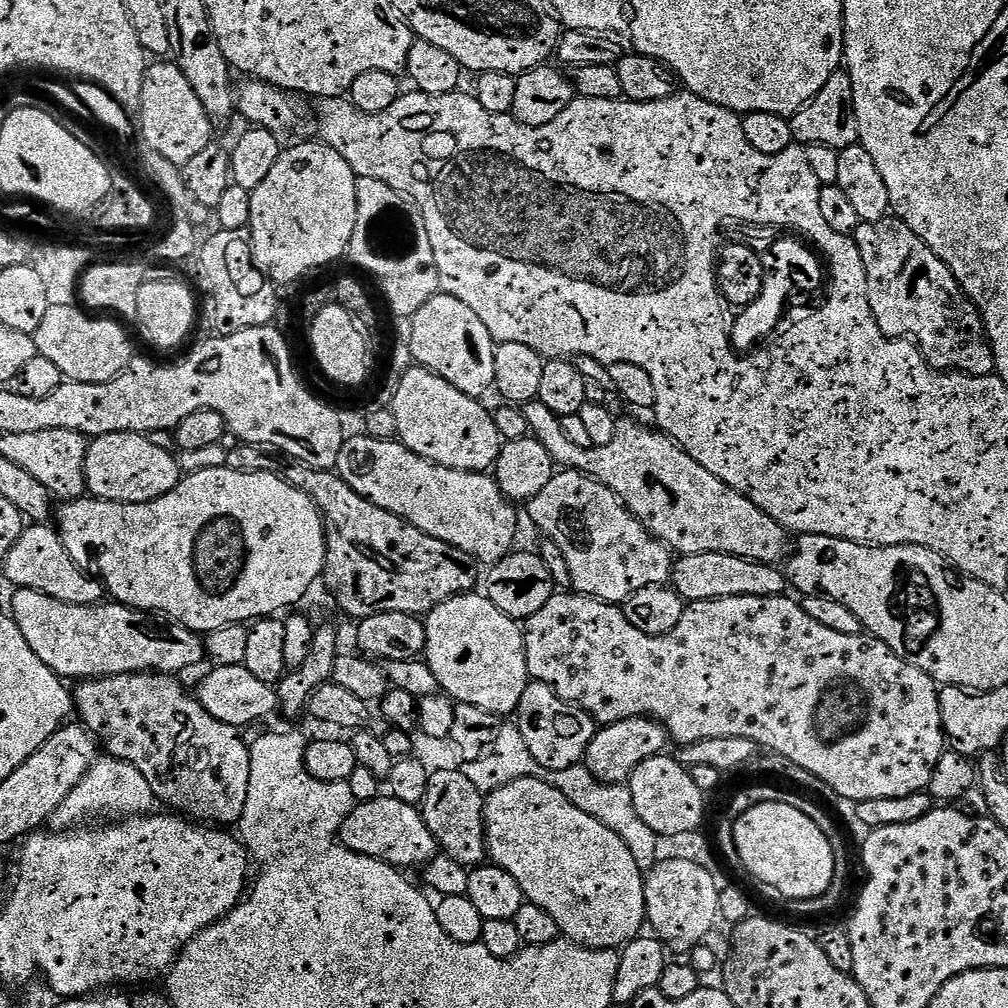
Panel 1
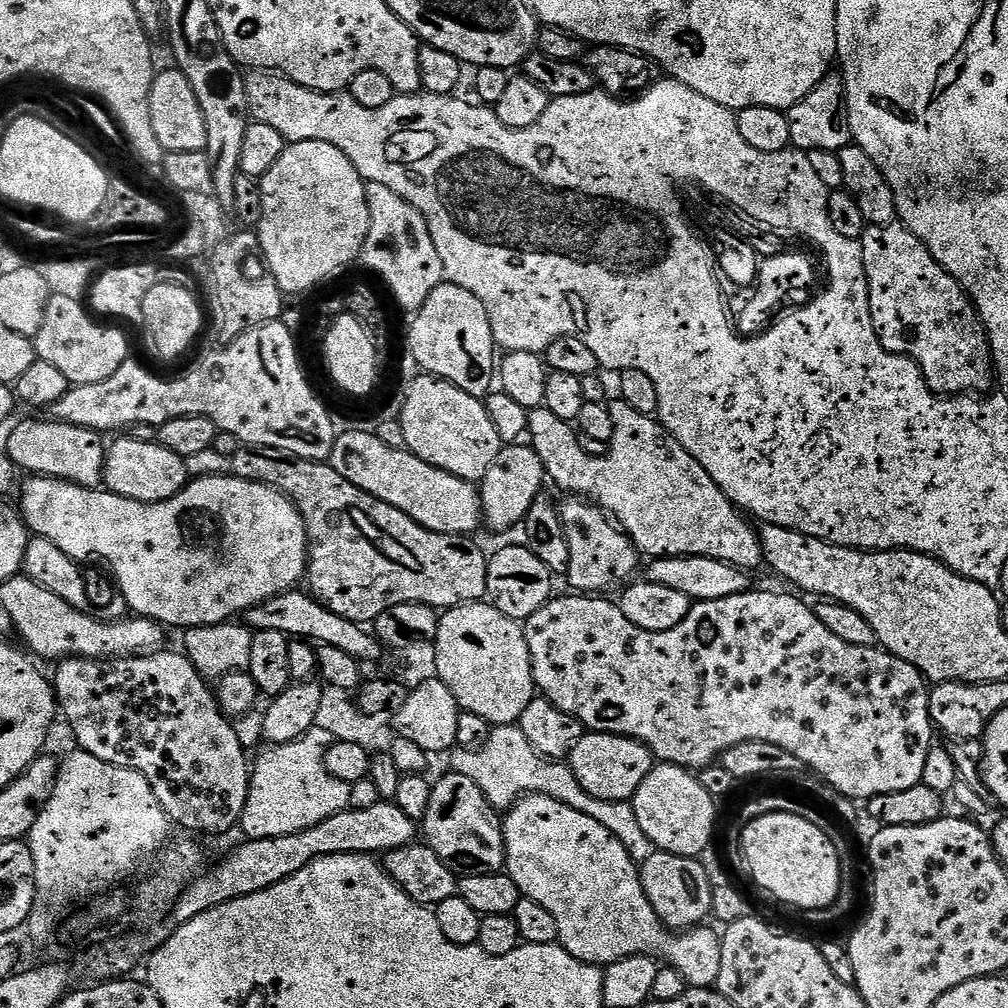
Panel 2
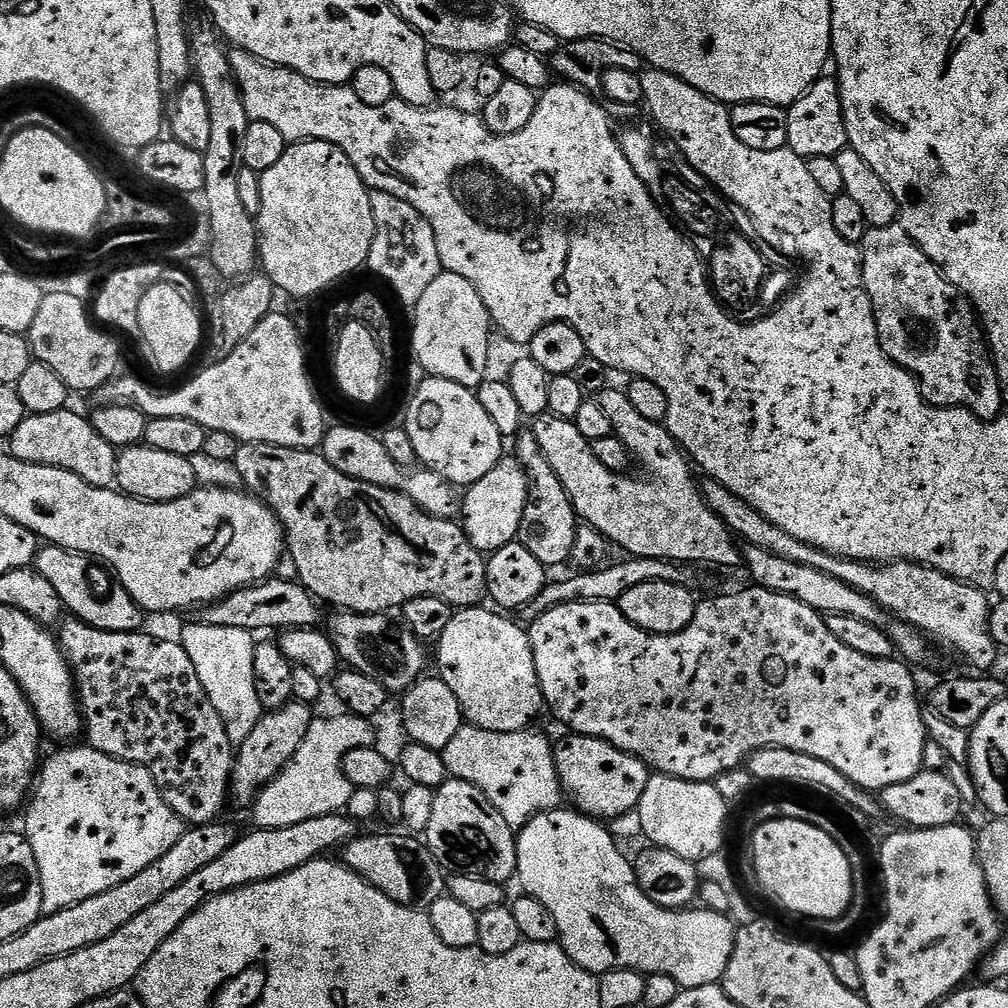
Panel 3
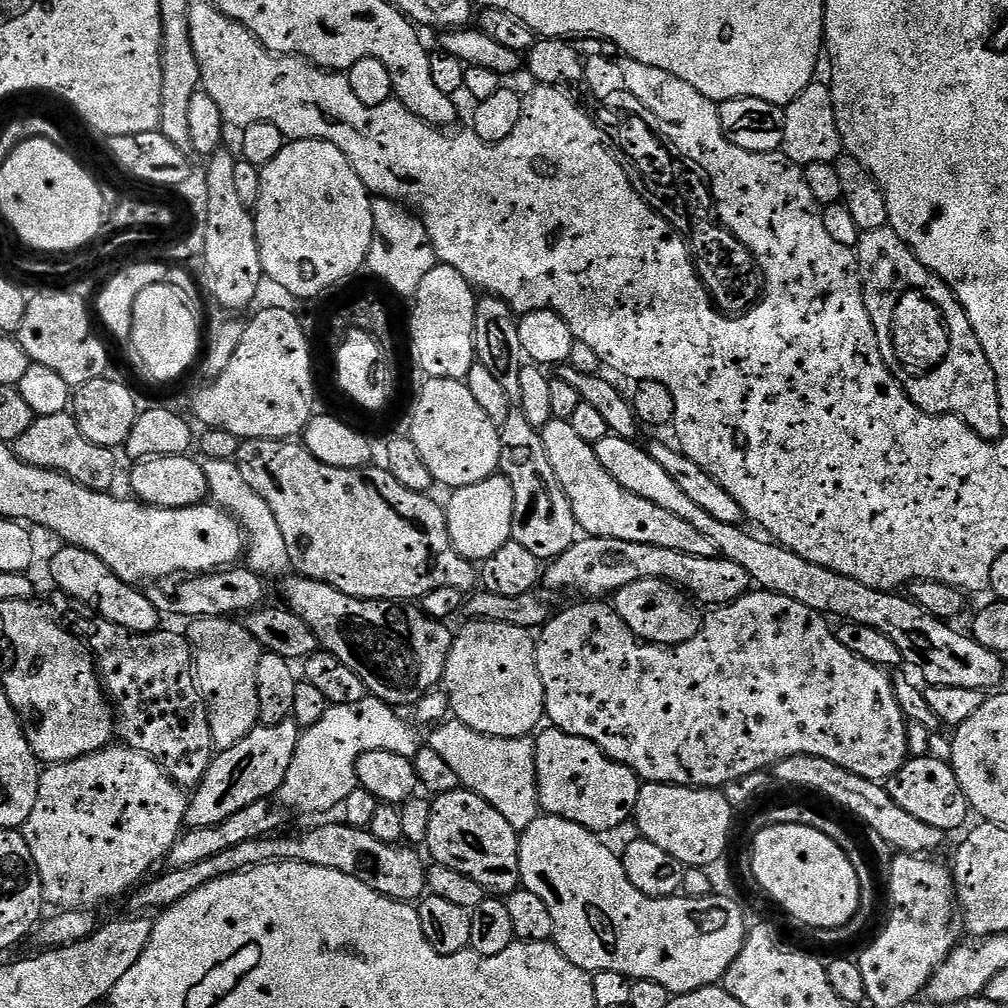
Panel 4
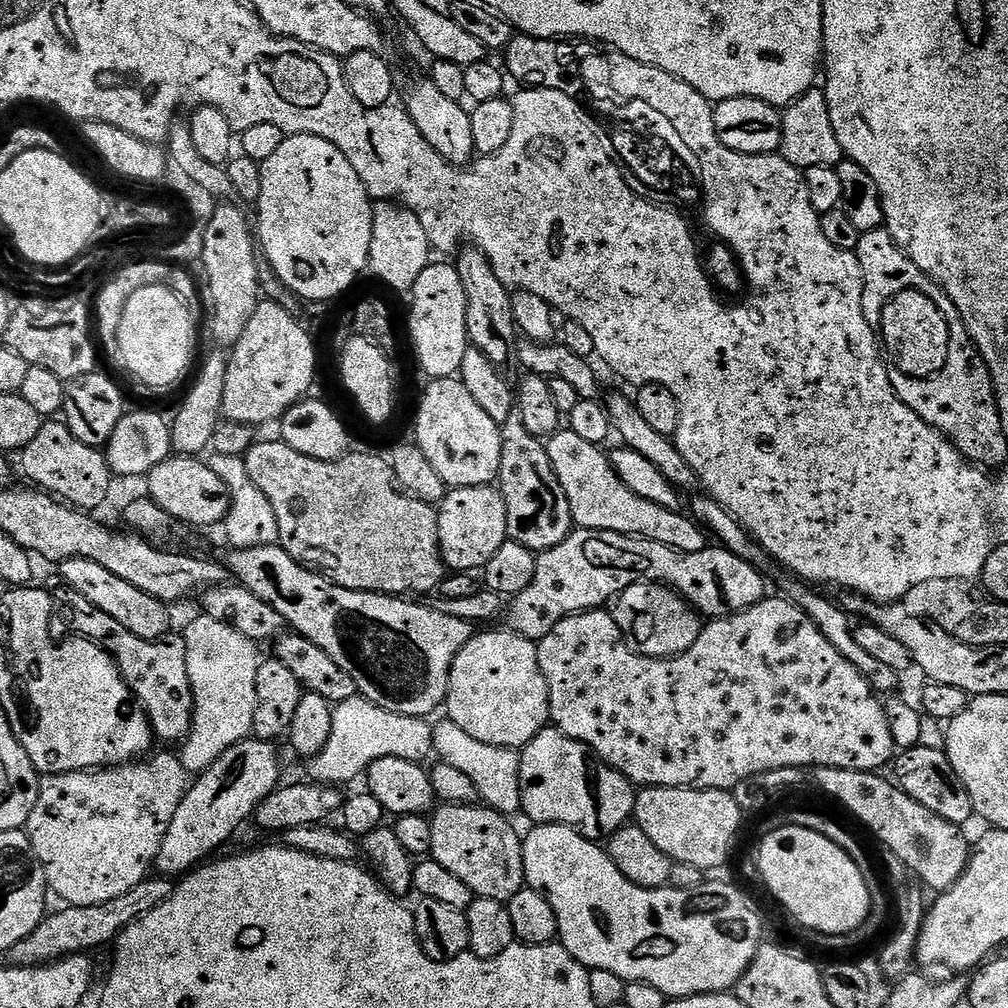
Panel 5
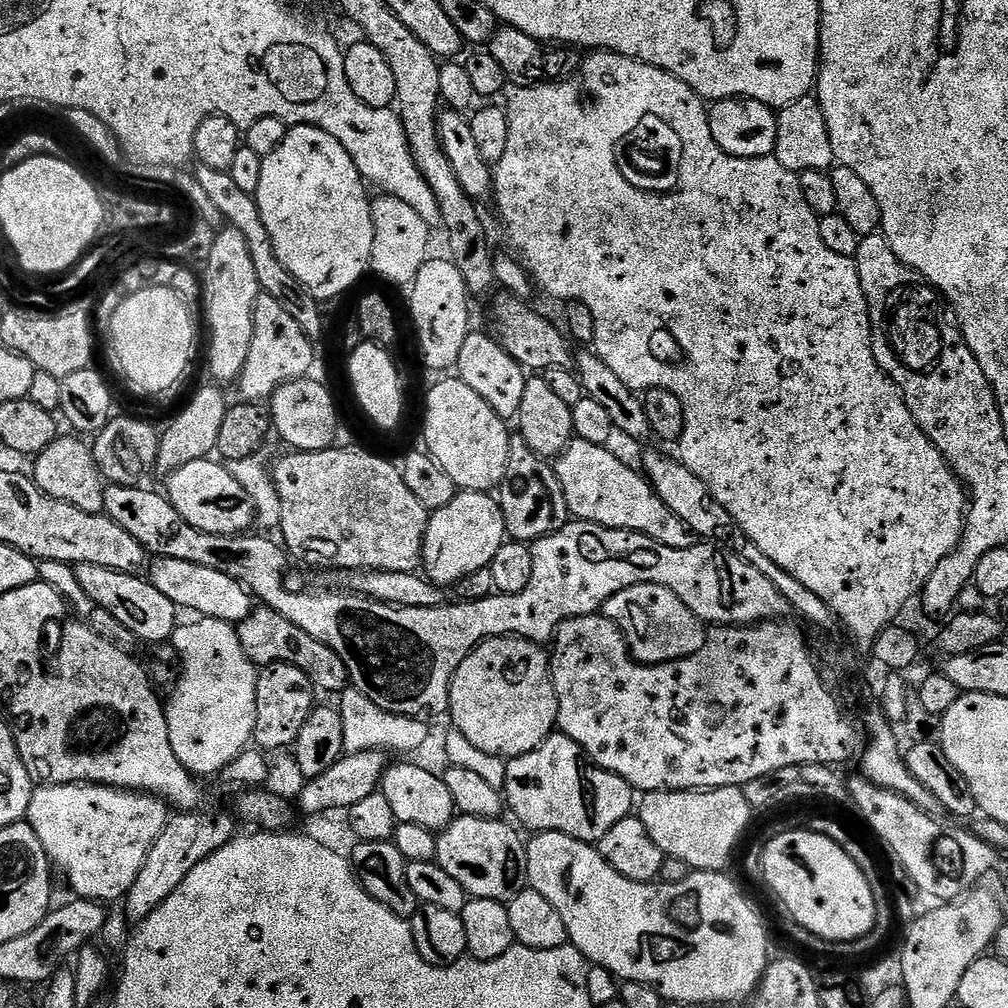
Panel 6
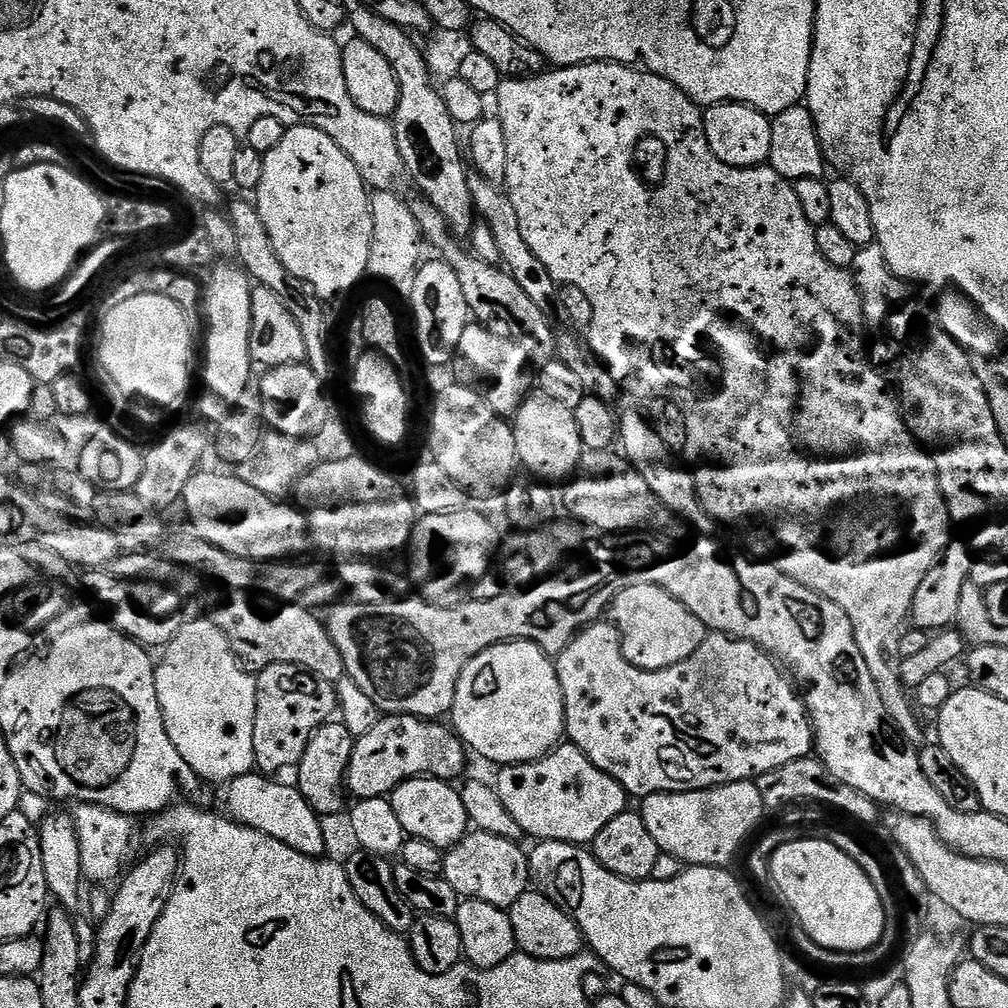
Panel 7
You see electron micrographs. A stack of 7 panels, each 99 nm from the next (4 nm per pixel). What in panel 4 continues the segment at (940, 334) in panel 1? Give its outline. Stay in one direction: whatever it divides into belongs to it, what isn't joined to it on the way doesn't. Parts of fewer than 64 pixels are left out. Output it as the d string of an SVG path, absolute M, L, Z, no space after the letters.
M891 226L870 230L869 232L861 232L860 241L857 242L854 251L860 270L860 286L864 290L866 310L870 314L870 322L876 331L880 348L894 348L894 346L888 346L888 342L894 342L892 340L894 338L892 336L892 328L888 330L888 320L890 320L890 310L892 310L896 300L906 300L908 296L916 296L918 300L922 300L924 296L928 296L930 300L934 300L942 308L942 312L948 318L948 328L952 330L952 336L948 336L948 338L952 338L952 340L950 340L950 344L946 342L946 352L942 354L942 358L938 362L930 364L928 370L918 372L916 376L900 374L898 379L896 379L904 388L906 395L913 400L917 408L921 408L924 412L929 412L931 416L956 416L966 426L970 426L970 430L974 430L974 434L978 434L983 440L1001 439L1005 435L1006 430L1002 426L1002 406L998 398L996 375L990 366L990 358L986 358L986 350L982 350L982 342L978 342L978 338L970 326L970 318L966 314L966 310L956 301L956 296L953 292L931 270L926 266L922 266L922 262L912 252L912 249L909 248L908 243Z

